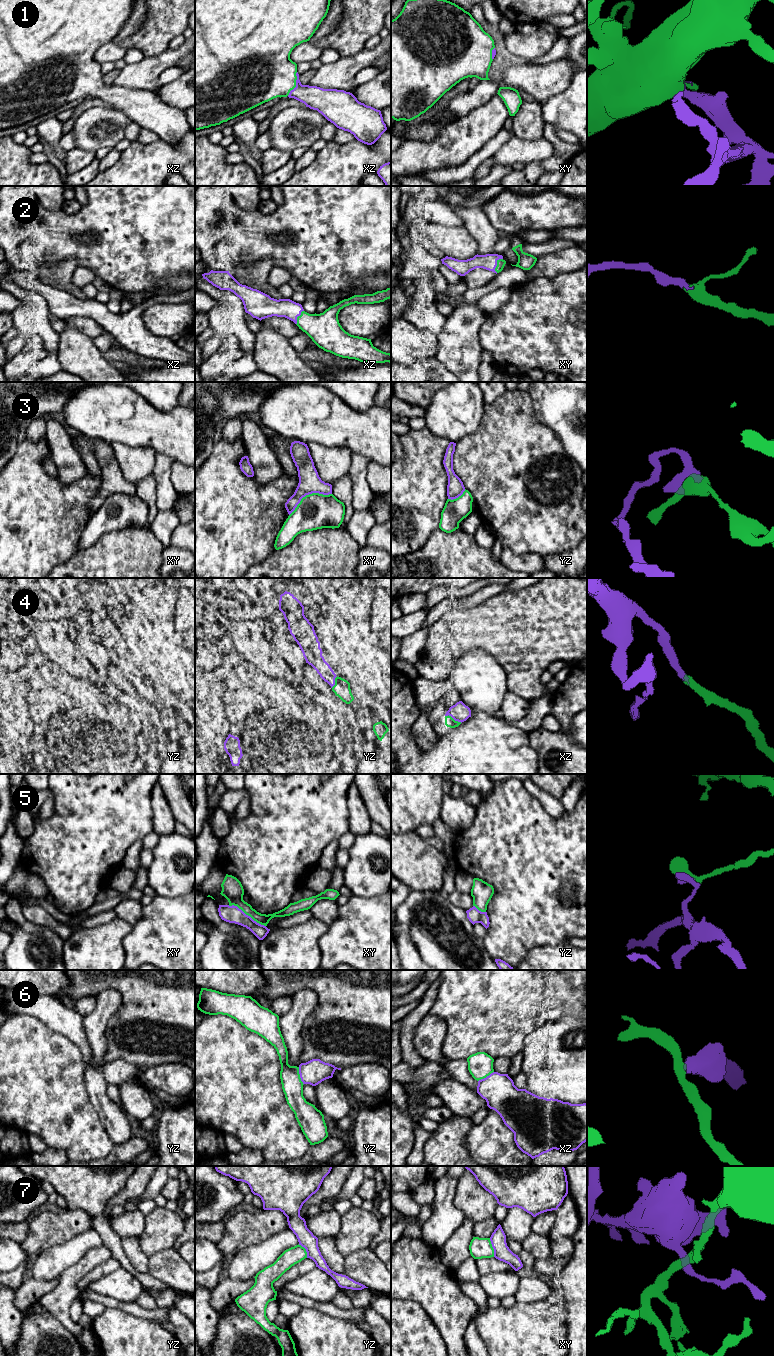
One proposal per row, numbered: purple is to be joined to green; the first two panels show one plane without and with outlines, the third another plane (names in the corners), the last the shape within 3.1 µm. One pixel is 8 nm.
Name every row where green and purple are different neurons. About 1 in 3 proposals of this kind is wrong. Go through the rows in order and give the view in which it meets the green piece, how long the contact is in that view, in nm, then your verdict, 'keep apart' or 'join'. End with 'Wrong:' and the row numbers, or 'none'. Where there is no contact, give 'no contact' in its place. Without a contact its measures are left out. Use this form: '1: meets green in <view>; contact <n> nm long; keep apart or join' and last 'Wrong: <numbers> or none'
1: meets green in xz; contact 200 nm long; join
2: meets green in xy; contact 130 nm long; join
3: meets green in xy; contact 380 nm long; keep apart
4: meets green in xz; contact 150 nm long; join
5: meets green in xy; contact 340 nm long; keep apart
6: meets green in yz; contact 150 nm long; keep apart
7: meets green in xy; contact 160 nm long; keep apart
Wrong: 3, 5, 6, 7

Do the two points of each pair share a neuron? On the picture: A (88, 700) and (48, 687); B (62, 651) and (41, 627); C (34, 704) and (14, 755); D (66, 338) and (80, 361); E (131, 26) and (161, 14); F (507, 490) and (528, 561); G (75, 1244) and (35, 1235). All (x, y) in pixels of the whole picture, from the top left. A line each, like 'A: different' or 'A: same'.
A: same
B: same
C: different
D: same
E: different
F: different
G: different

